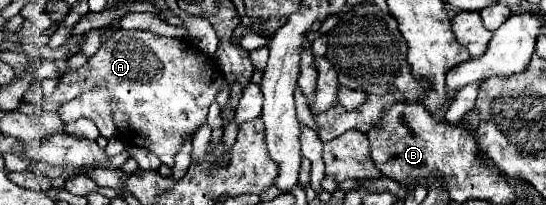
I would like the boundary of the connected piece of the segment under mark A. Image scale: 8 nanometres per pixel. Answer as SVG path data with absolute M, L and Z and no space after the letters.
M116 29L88 63L80 69L68 69L58 78L54 93L44 97L40 107L44 111L58 111L60 103L70 101L96 85L110 91L114 99L114 123L122 137L130 145L150 149L162 163L172 167L182 139L206 121L208 107L214 103L216 93L222 87L222 75L214 59L194 45L190 49L182 39L162 37L140 29L128 33L126 29Z

